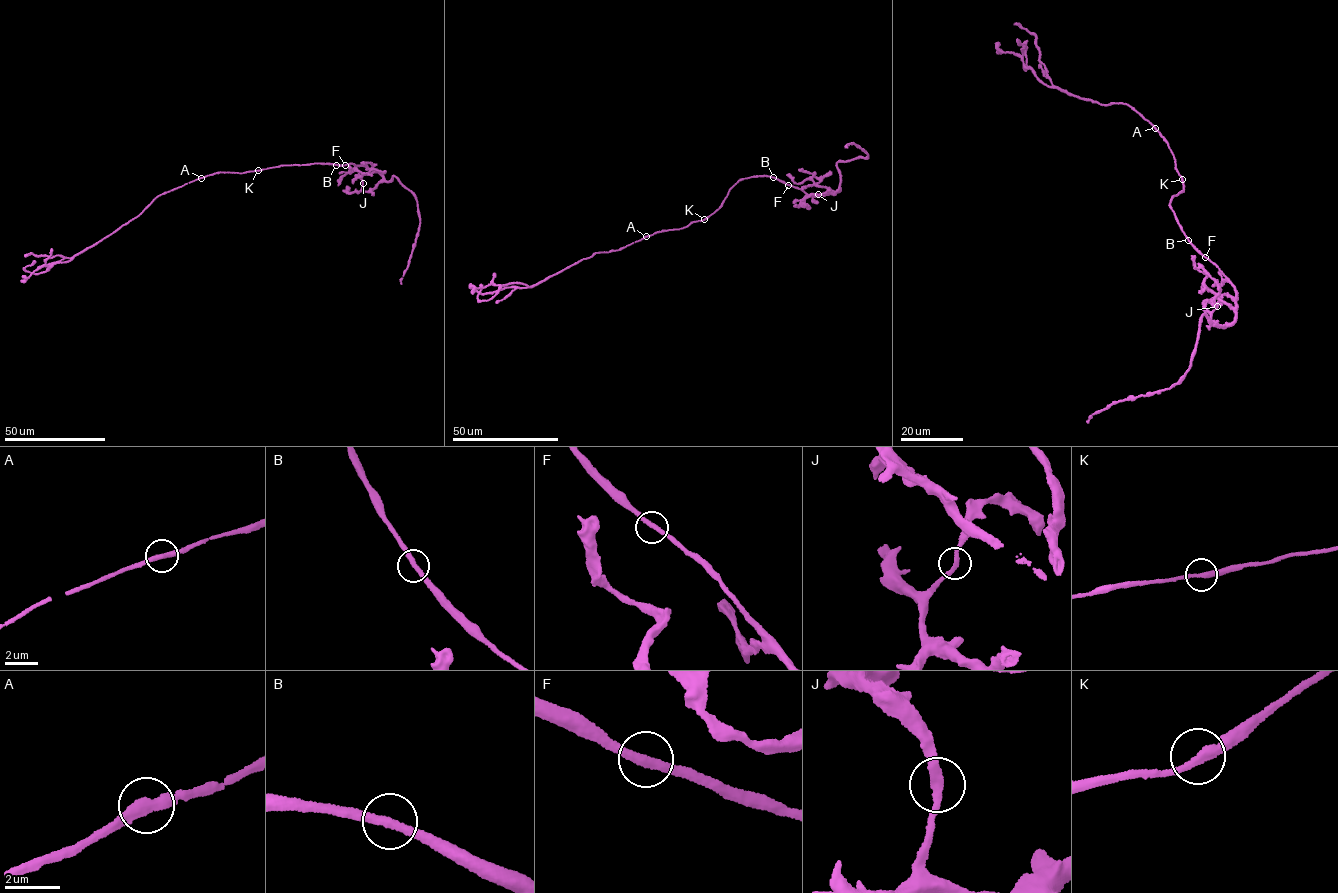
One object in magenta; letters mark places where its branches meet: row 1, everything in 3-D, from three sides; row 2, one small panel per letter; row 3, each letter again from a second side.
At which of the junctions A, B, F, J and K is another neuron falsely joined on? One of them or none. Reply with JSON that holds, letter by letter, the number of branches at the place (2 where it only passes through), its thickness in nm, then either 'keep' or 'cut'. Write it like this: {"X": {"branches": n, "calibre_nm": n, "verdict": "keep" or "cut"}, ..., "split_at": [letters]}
{"A": {"branches": 2, "calibre_nm": 360, "verdict": "keep"}, "B": {"branches": 2, "calibre_nm": 320, "verdict": "keep"}, "F": {"branches": 2, "calibre_nm": 300, "verdict": "keep"}, "J": {"branches": 2, "calibre_nm": 300, "verdict": "keep"}, "K": {"branches": 2, "calibre_nm": 300, "verdict": "keep"}, "split_at": []}

